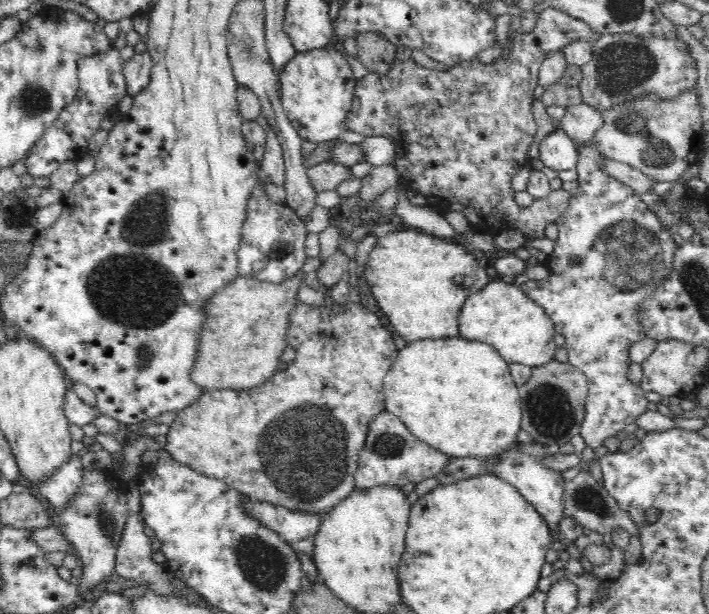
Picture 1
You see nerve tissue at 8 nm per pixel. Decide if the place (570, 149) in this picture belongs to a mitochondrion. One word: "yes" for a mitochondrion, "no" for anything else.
no

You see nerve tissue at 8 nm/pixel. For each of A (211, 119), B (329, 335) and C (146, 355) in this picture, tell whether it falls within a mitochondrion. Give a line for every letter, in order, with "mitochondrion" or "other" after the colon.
A: other
B: other
C: mitochondrion

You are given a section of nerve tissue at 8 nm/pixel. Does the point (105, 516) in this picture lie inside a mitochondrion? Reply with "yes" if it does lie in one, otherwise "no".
yes

